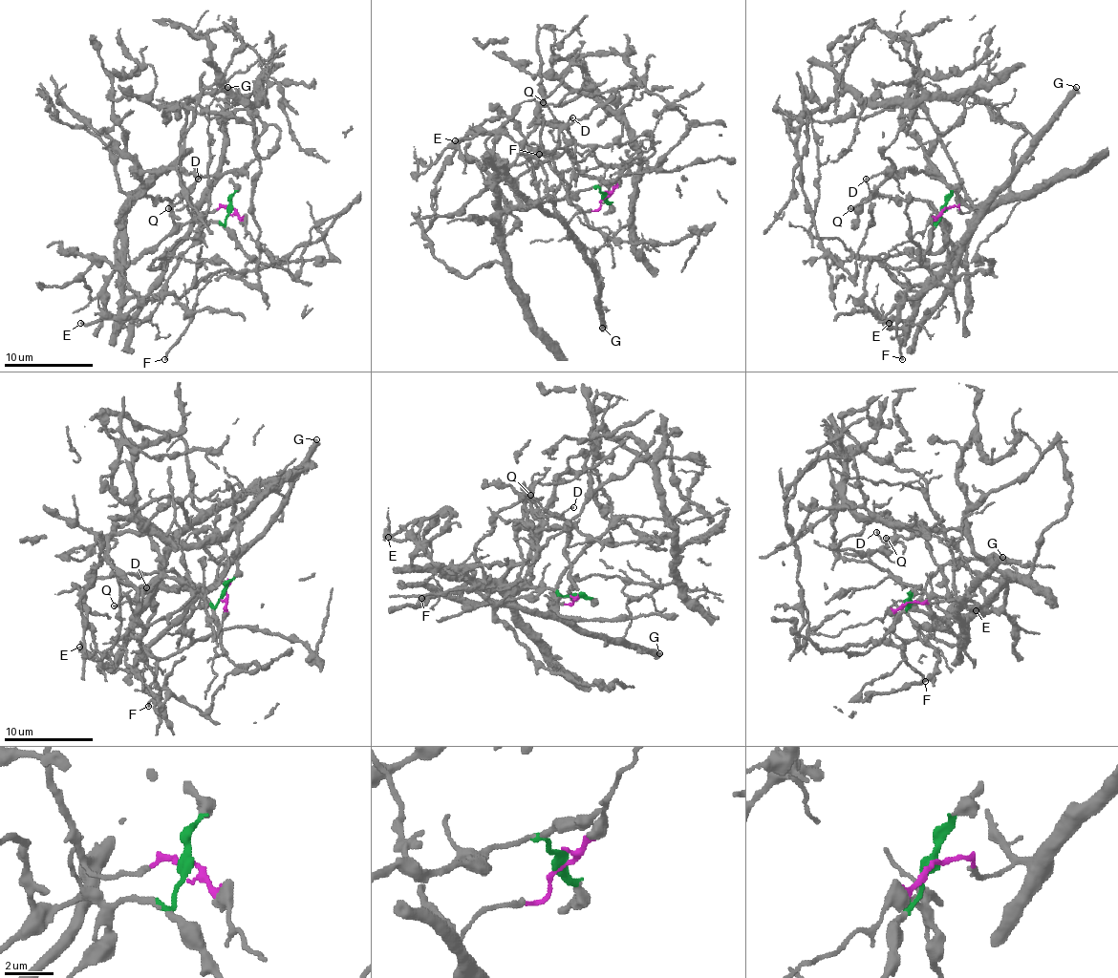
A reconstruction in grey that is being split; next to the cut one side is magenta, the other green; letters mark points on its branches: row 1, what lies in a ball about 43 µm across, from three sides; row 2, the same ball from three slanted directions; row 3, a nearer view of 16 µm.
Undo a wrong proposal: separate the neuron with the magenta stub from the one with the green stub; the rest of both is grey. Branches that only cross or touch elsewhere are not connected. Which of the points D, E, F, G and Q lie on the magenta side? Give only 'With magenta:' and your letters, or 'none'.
With magenta: G

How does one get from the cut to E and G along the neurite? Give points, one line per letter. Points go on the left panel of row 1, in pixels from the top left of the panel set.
E: (228, 209), (222, 222), (178, 224), (133, 260), (116, 244), (119, 327), (79, 322)
G: (228, 209), (222, 206), (202, 213), (193, 209), (202, 191), (220, 173), (228, 87)

